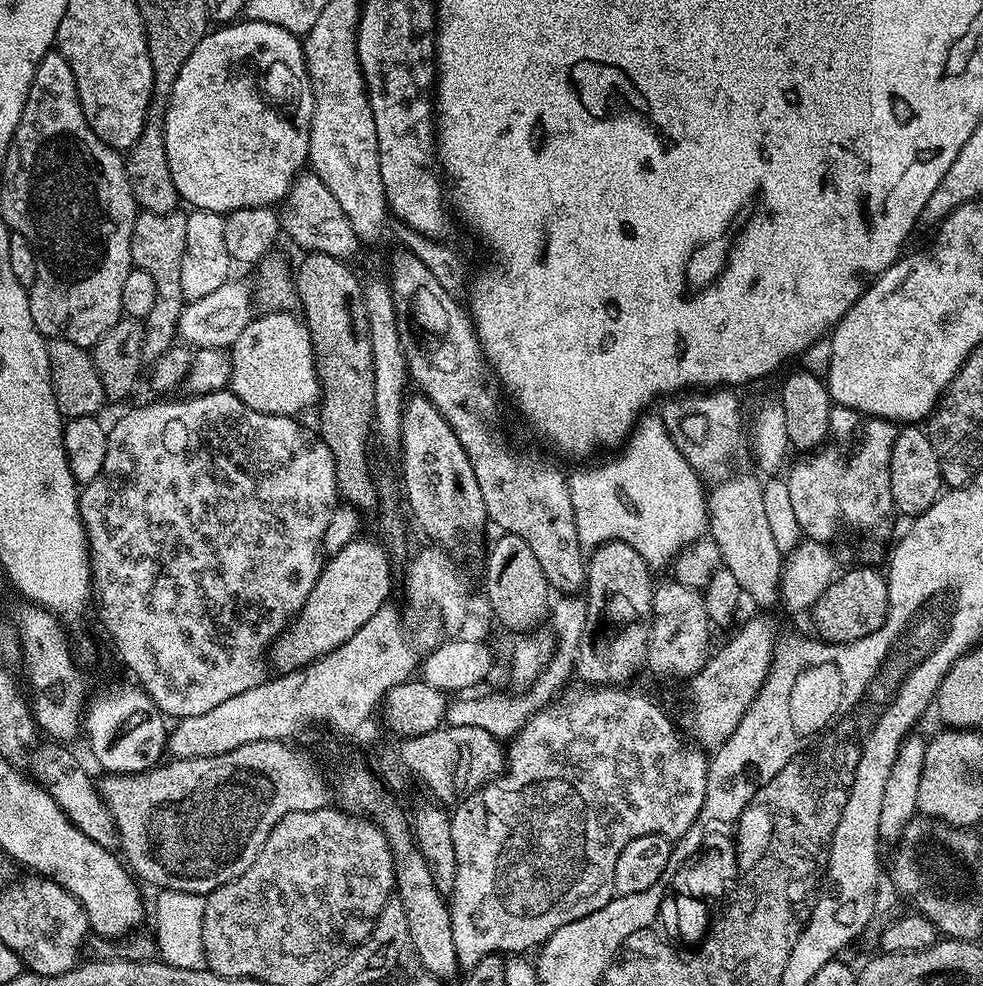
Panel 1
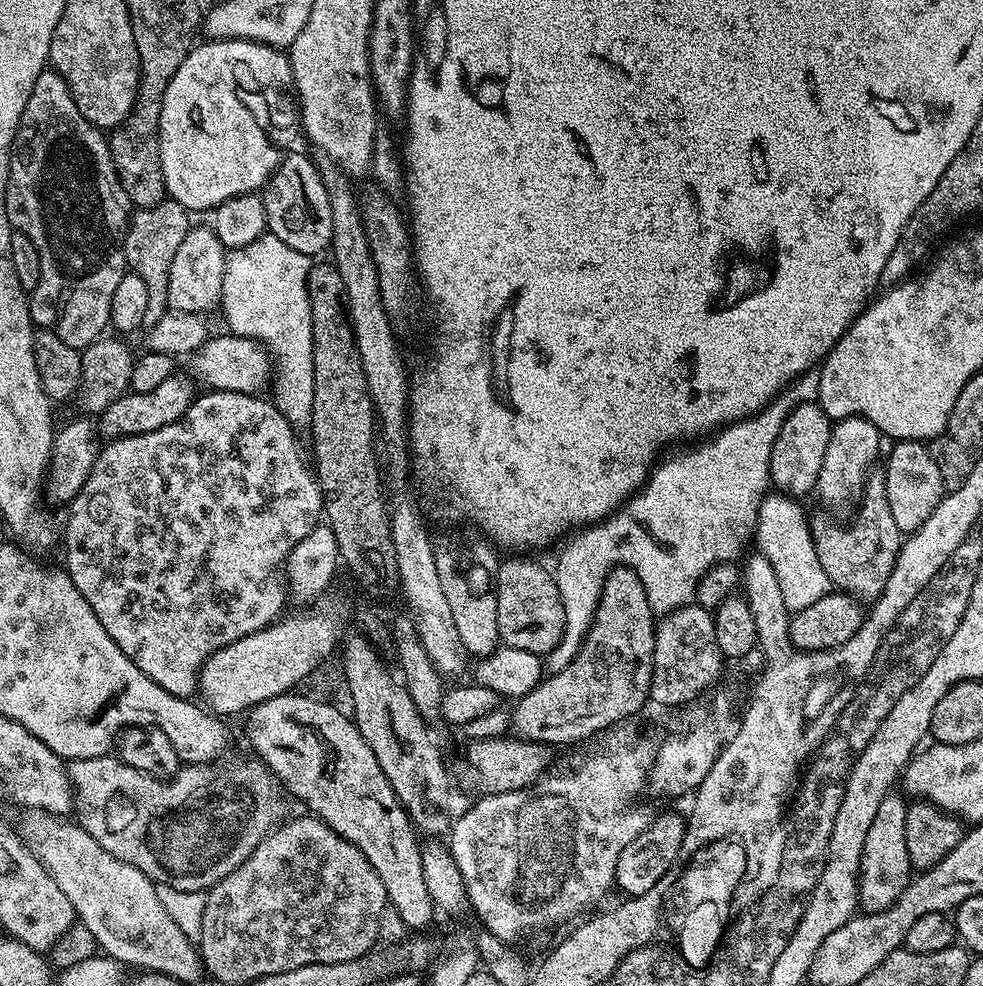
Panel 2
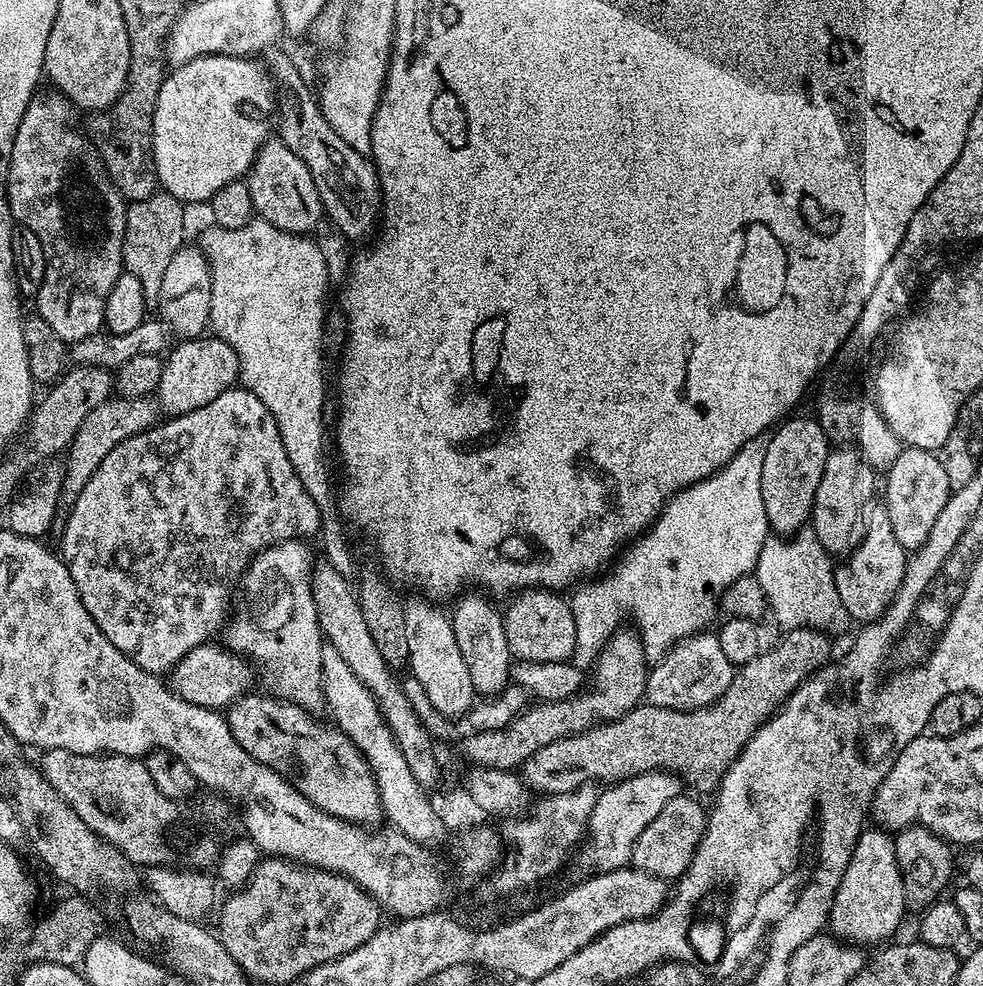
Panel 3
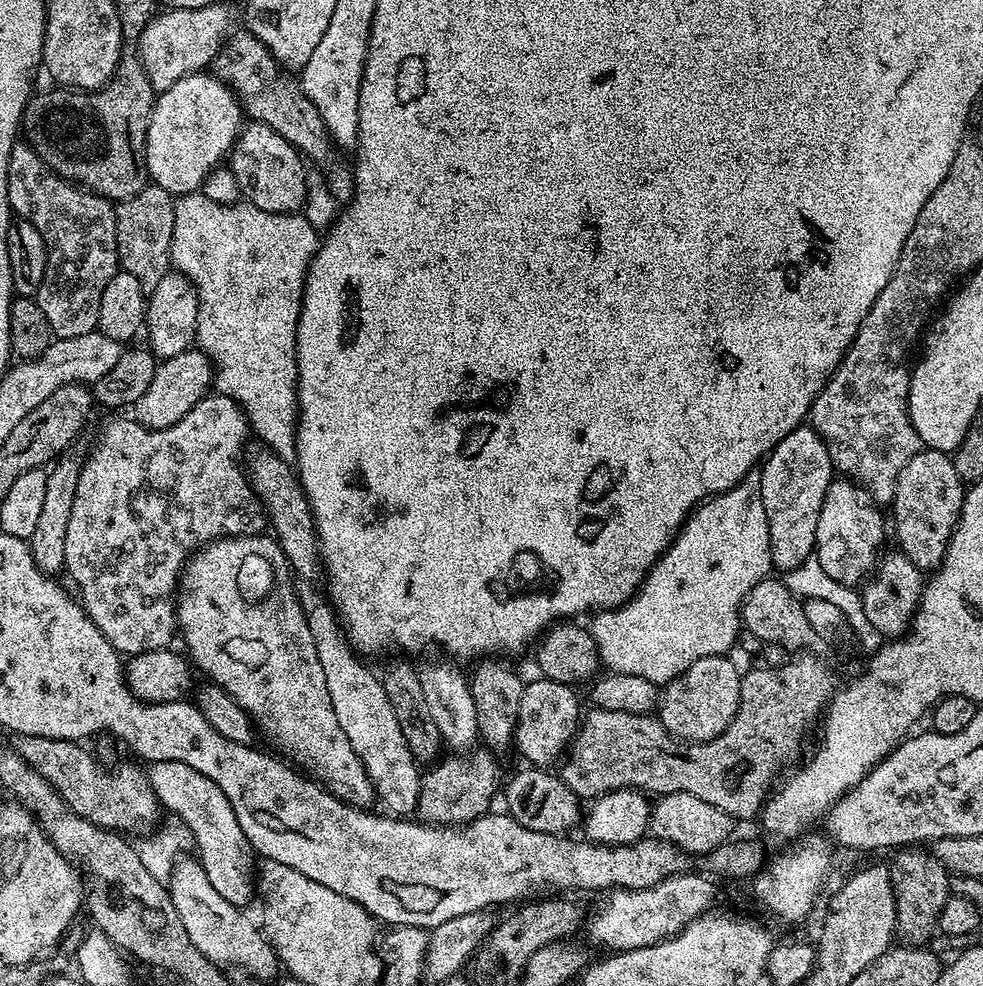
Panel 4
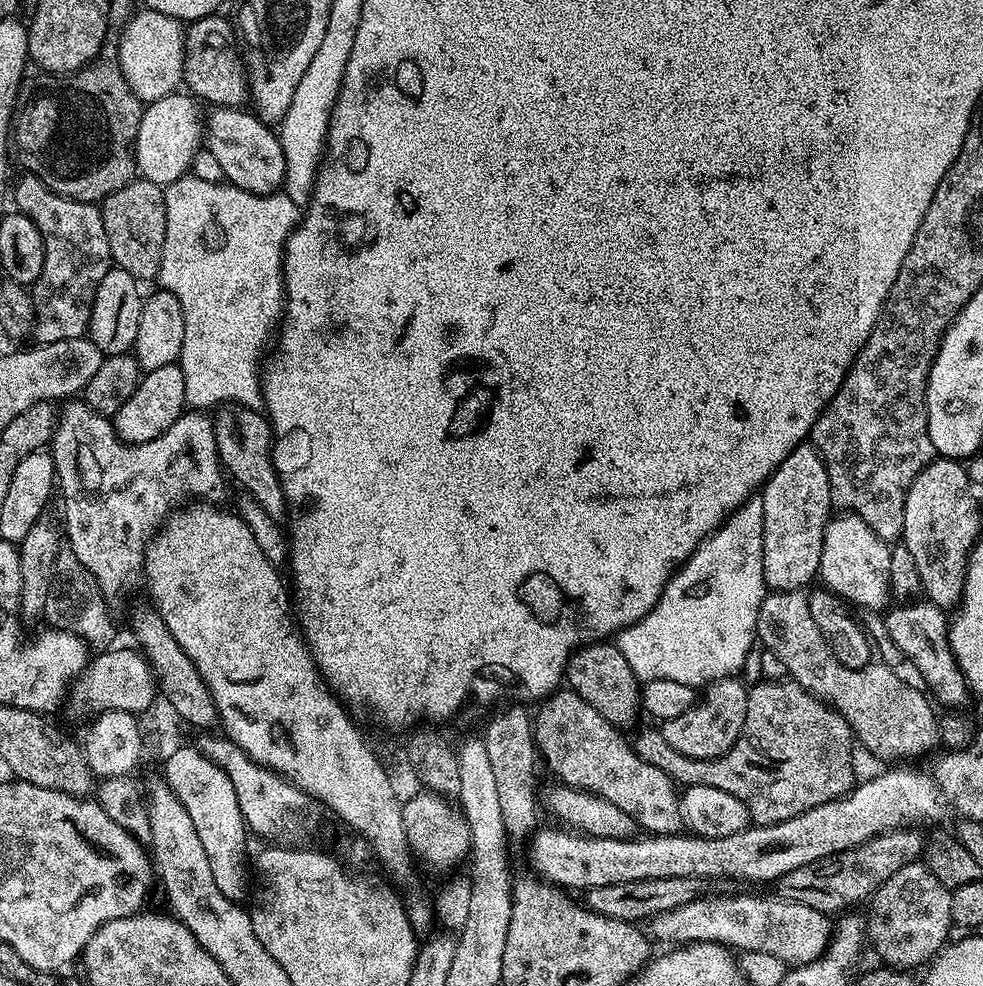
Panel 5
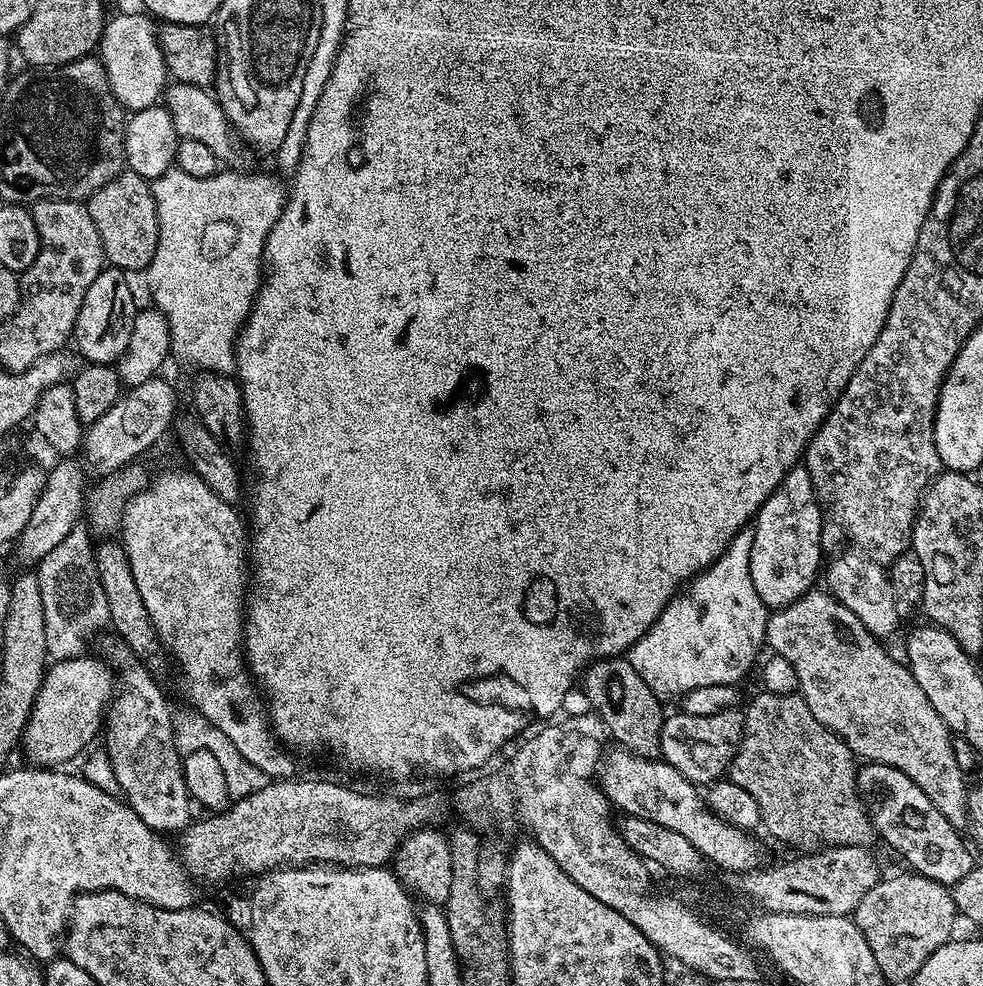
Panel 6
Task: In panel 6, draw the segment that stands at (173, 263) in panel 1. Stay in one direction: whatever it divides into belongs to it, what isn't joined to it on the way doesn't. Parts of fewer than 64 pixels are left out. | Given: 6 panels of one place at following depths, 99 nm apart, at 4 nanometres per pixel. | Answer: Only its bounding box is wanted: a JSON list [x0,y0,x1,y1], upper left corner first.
[86,170,158,274]

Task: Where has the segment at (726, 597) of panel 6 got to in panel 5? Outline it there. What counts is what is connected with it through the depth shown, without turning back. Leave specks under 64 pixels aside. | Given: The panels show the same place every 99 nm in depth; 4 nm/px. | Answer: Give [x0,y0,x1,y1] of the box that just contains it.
[615,494,766,686]

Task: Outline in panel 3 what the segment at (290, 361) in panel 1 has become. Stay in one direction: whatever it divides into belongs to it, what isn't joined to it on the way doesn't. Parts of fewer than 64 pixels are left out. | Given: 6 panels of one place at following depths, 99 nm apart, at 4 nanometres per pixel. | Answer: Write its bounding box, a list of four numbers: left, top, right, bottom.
[154,334,240,417]

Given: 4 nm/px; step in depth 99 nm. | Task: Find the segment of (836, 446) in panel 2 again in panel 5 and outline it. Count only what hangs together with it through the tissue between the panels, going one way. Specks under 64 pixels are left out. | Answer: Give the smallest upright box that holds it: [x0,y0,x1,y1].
[818,513,892,611]

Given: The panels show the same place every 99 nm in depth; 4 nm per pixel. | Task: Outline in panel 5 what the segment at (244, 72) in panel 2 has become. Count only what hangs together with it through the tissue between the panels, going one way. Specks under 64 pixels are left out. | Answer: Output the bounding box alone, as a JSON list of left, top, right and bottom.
[136,94,206,186]

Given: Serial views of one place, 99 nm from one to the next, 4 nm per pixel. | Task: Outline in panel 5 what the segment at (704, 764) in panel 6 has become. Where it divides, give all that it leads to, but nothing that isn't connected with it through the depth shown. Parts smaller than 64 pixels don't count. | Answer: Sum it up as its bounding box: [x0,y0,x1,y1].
[662,678,748,760]

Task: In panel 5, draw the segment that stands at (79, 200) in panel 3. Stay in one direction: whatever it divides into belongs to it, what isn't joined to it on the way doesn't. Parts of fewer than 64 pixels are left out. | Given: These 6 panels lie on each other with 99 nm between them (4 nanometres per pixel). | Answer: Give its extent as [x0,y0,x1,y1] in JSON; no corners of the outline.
[14,174,112,345]

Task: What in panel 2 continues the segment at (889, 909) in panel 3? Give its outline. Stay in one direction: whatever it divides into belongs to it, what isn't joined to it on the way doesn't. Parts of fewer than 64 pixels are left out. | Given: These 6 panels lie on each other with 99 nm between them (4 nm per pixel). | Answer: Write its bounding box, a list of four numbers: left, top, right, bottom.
[858,790,914,912]

